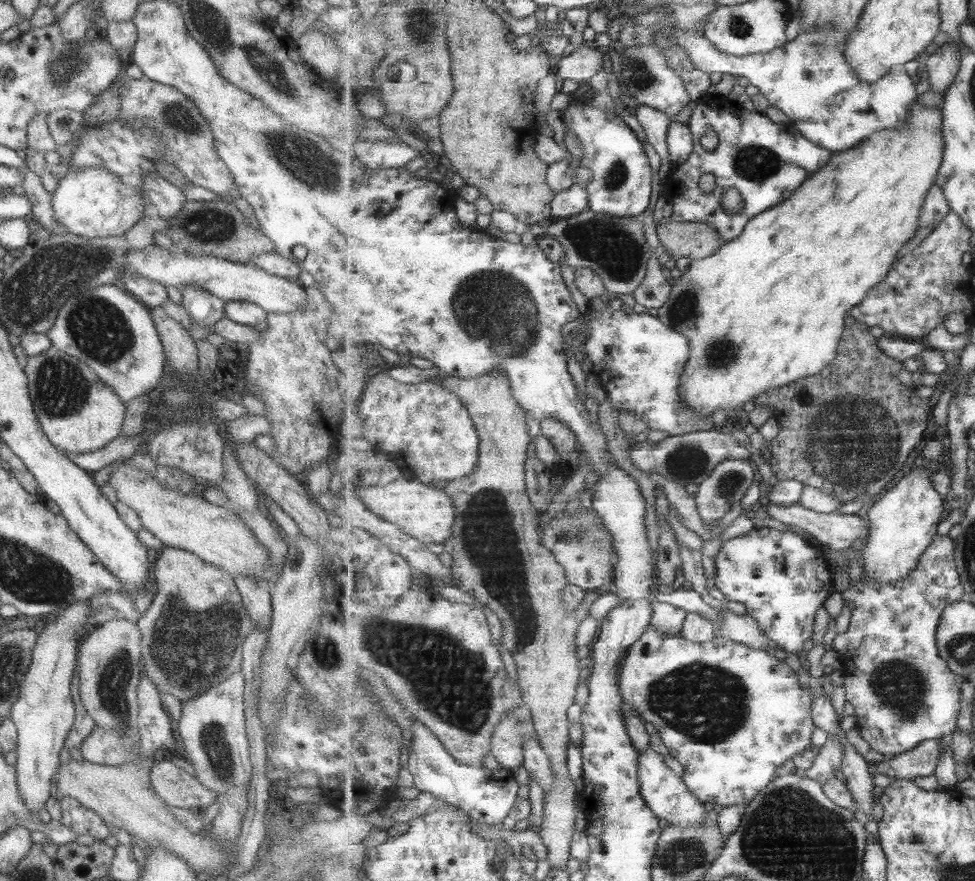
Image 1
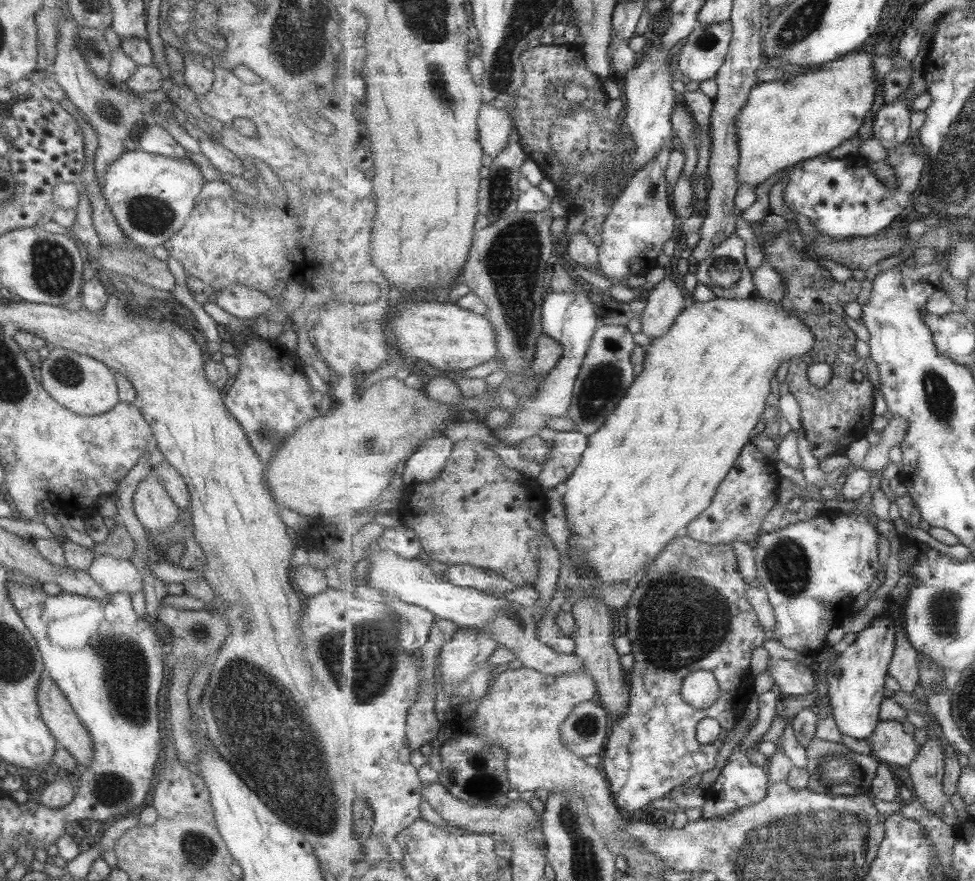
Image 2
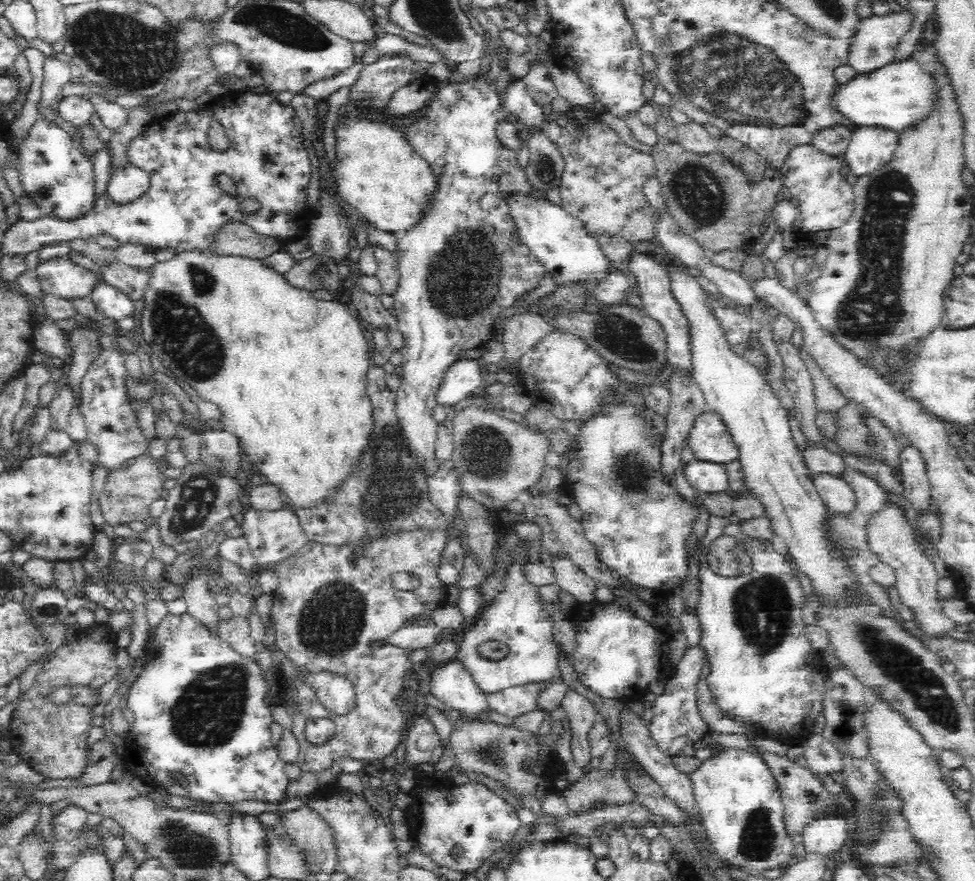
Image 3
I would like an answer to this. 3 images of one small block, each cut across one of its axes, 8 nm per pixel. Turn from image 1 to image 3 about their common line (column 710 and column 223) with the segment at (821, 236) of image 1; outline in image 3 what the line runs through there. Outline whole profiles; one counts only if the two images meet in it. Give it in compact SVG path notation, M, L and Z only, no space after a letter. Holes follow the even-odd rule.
M188 251L182 252L182 254L175 254L175 256L163 262L156 262L154 266L151 267L152 278L150 278L150 284L148 284L148 288L146 288L143 301L145 303L145 308L142 312L140 329L142 331L142 335L144 335L144 344L149 352L154 352L156 356L158 356L158 360L160 362L164 362L164 366L166 366L170 372L174 373L178 378L182 378L182 380L186 380L198 394L200 394L200 398L202 400L212 402L212 404L216 404L218 408L220 408L220 412L222 412L222 416L226 421L227 428L230 429L233 435L235 435L239 439L239 444L246 456L252 461L252 464L255 468L258 468L260 473L262 473L265 477L267 477L267 484L274 485L279 488L279 491L284 496L284 500L286 501L286 506L290 509L310 509L310 508L318 508L318 506L324 506L330 498L334 498L336 494L338 494L338 488L342 488L342 484L346 484L348 482L348 478L352 476L352 474L358 474L358 470L360 470L360 462L362 462L363 455L367 452L367 449L371 446L371 439L373 438L374 432L374 419L372 419L372 401L369 399L367 392L367 375L372 368L372 358L371 358L371 350L368 347L366 342L366 338L364 337L363 330L361 330L360 320L355 315L355 313L351 310L348 305L340 304L335 299L332 301L319 301L313 297L312 292L310 291L298 291L298 289L294 286L290 286L284 279L282 274L278 274L274 272L271 268L268 268L261 259L252 260L250 258L238 258L237 256L216 256L208 251Z

